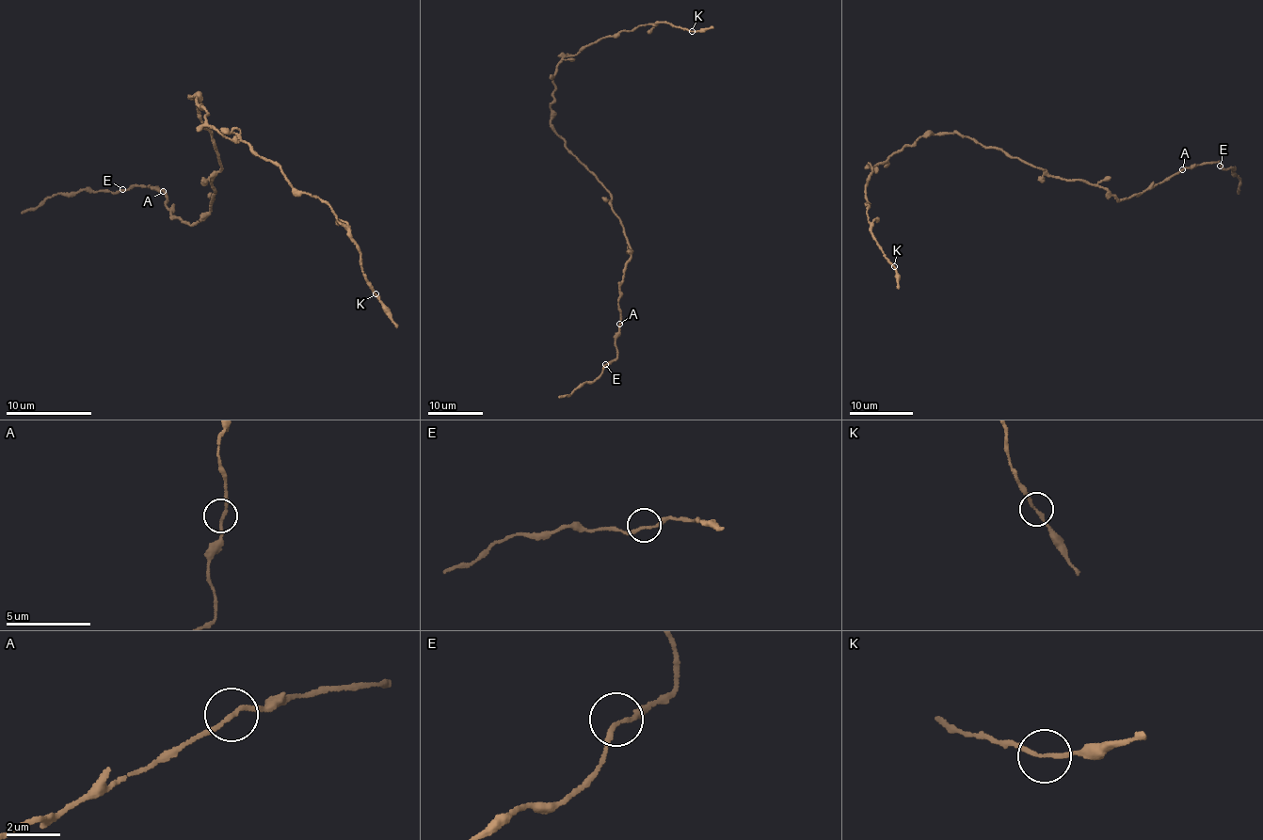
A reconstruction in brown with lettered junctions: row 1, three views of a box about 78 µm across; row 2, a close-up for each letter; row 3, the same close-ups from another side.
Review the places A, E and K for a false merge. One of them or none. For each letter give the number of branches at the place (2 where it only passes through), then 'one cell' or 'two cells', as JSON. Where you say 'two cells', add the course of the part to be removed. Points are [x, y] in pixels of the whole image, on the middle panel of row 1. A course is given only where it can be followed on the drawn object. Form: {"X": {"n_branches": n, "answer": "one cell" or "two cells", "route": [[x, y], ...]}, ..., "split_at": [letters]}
{"A": {"n_branches": 2, "answer": "one cell"}, "E": {"n_branches": 2, "answer": "one cell"}, "K": {"n_branches": 2, "answer": "one cell"}, "split_at": []}

